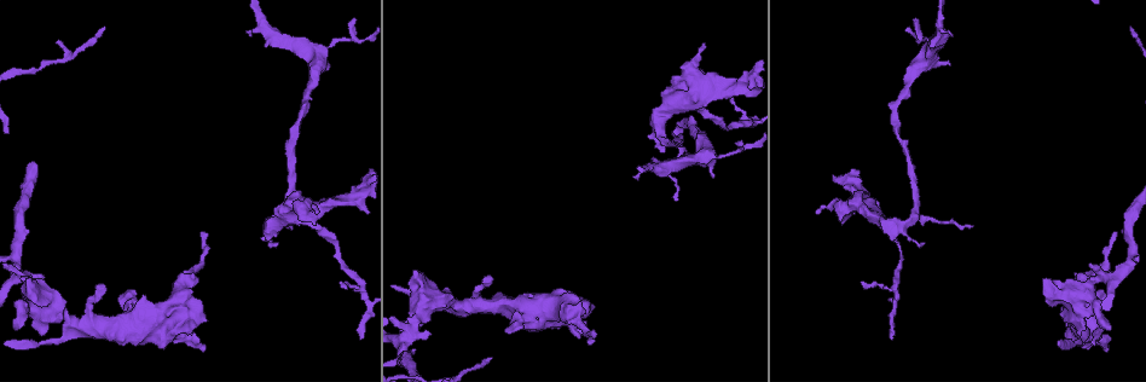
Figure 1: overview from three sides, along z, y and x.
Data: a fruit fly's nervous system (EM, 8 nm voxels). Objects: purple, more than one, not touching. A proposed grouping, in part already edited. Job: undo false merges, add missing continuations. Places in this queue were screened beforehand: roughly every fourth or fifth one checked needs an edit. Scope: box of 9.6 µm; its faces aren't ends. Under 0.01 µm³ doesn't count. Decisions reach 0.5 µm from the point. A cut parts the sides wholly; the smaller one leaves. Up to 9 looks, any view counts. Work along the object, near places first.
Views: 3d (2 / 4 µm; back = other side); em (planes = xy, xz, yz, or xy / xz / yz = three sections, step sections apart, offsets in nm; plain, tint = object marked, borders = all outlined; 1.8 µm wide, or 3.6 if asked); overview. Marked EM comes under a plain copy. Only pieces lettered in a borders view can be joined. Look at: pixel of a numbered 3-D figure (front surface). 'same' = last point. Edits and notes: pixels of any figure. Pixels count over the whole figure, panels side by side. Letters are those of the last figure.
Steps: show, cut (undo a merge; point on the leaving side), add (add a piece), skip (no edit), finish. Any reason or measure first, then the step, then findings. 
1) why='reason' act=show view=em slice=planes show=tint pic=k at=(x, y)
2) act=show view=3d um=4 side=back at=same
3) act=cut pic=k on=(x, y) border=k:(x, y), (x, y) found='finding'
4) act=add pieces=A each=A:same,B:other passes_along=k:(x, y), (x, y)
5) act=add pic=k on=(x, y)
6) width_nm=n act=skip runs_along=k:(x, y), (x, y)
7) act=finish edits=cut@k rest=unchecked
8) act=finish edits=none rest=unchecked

why='sudden change in width' act=show view=3d um=2 pic=1 at=(275, 225)

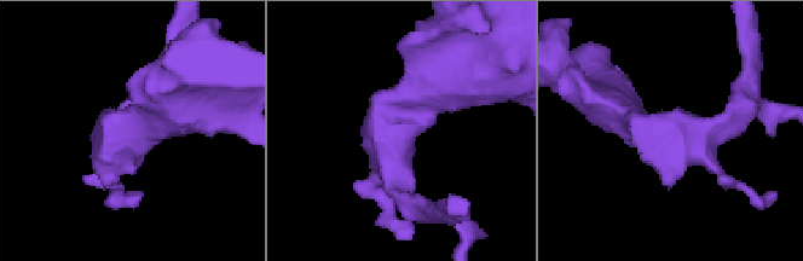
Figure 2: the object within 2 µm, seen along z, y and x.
act=show view=em slice=yz step=4 show=tint pic=2 at=(703, 137)

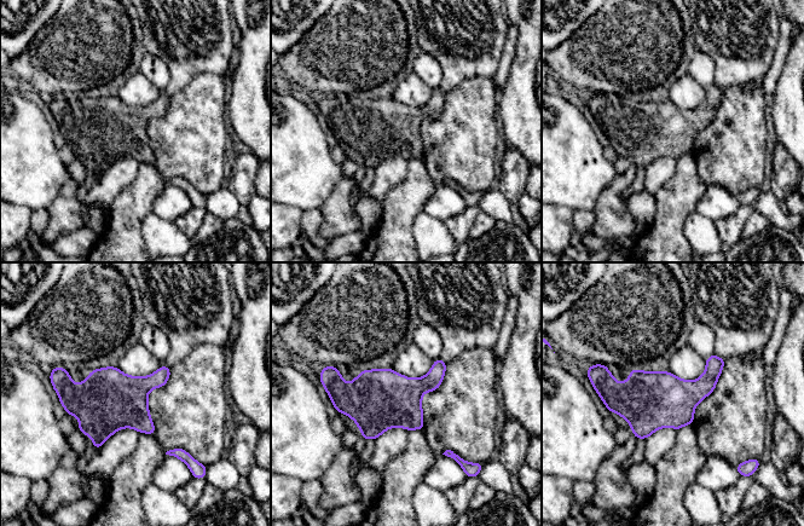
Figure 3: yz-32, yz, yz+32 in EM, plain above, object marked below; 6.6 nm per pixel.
act=show view=em slice=xy step=8 show=borders at=same

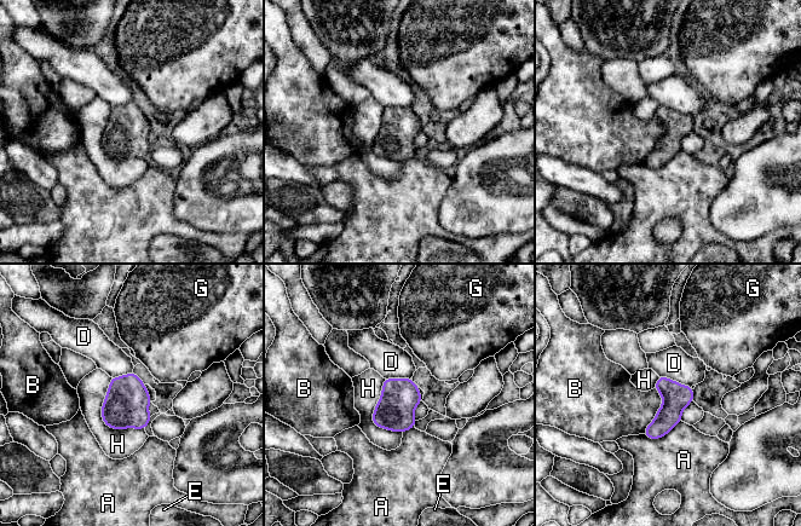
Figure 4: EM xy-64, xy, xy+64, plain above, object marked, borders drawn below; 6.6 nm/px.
act=skip each=A:other,B:other,D:other,E:other,G:other,H:other border=4:(655, 387), (663, 404), (641, 433) found='all the same neuron'

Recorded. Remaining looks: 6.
why='free end' act=show view=em slice=yz step=8 show=borders pic=1 at=(844, 223)

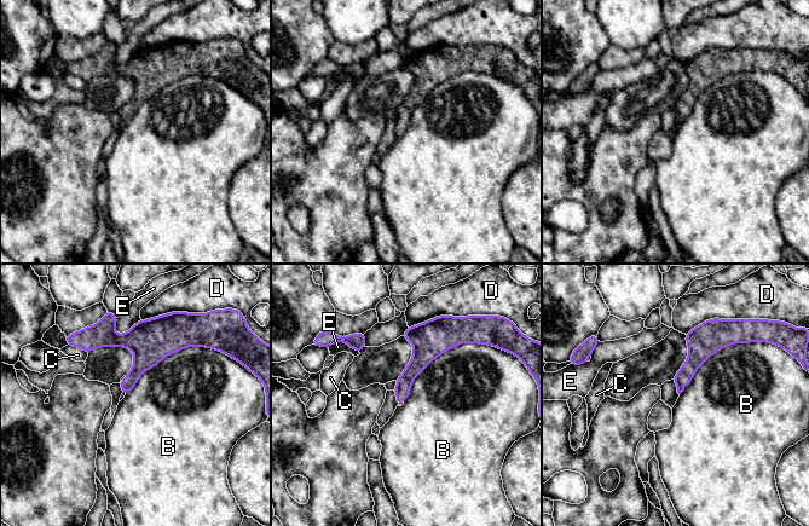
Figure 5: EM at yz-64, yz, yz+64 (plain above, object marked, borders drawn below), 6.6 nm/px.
act=skip each=B:other,C:other,D:other,E:other border=5:(200, 345), (165, 356), (126, 394) found='no lettered piece goes on from it'

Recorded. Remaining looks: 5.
why='thin neck' act=show view=em slice=xy step=8 show=tint pic=1 at=(48, 341)

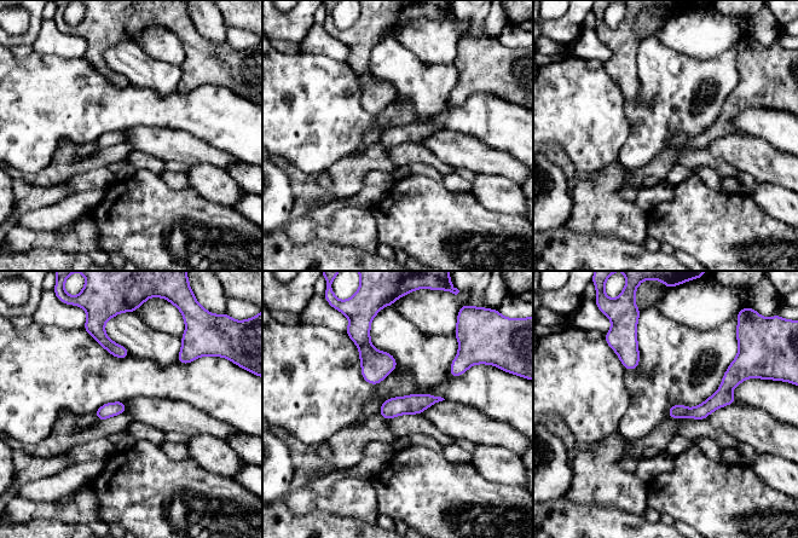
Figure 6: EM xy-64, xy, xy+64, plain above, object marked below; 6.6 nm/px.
why='what lies round it' act=show view=em slice=xy step=8 show=borders at=same

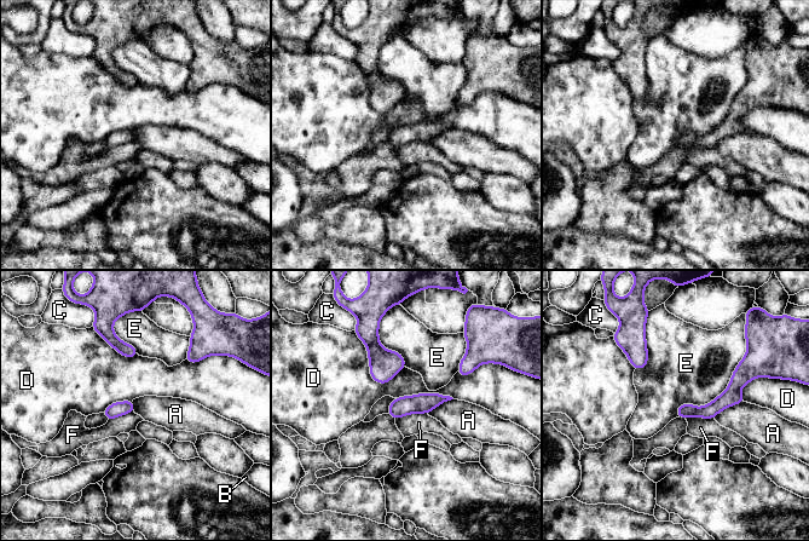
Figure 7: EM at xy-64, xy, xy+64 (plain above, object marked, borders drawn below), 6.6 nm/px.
longest_contact=E:600nm act=skip each=A:other,B:other,C:other,D:other,E:other,F:other border=7:(745, 356), (721, 393), (676, 415) found='all the same neuron'

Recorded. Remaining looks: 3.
why='looks like a crossing' act=show view=em um=3.6 slice=planes show=borders pic=1 at=(172, 335)

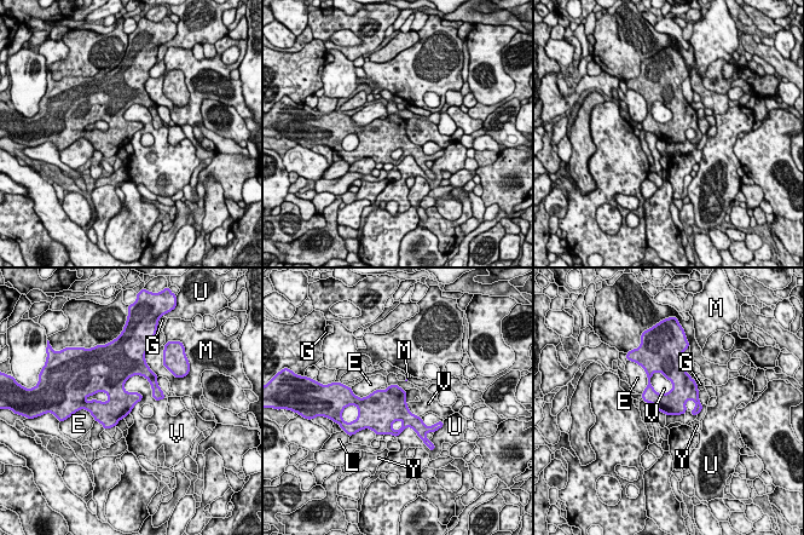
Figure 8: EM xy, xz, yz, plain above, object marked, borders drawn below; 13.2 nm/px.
width_nm=360 act=skip each=E:other,G:other,L:other,M:other,U:other,V:other,Y:other border=8:(122, 386), (143, 375), (166, 397) found='one neuron here'

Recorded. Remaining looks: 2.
act=finish edits=none rest=unchecked

